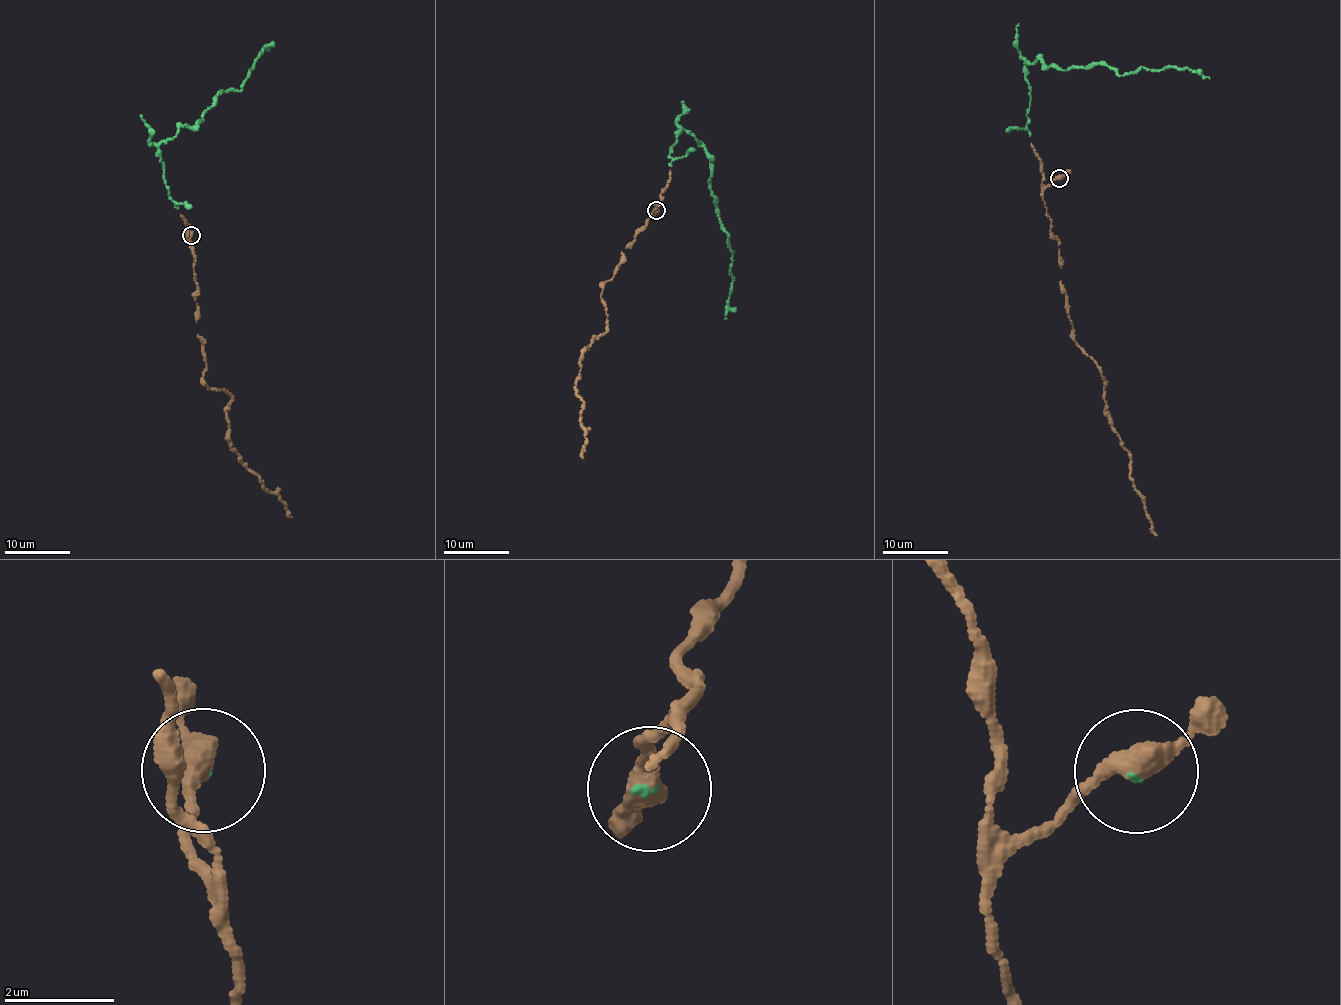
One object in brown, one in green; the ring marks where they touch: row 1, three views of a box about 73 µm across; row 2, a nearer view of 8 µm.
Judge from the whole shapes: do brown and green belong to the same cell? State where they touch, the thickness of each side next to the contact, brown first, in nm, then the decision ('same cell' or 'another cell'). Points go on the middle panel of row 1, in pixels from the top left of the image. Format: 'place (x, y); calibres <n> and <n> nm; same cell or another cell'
place (656, 210); calibres 380 and 70 nm; same cell

